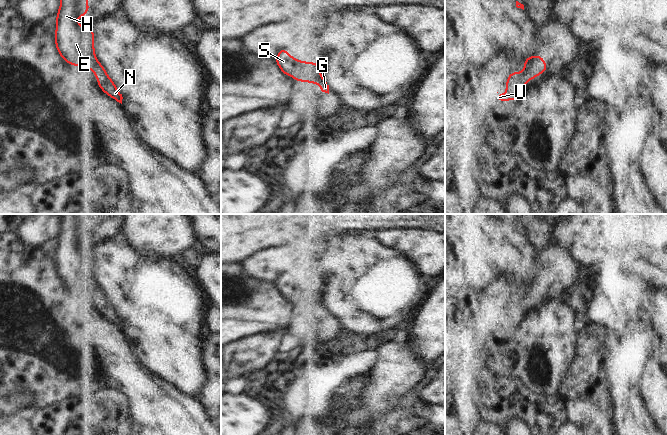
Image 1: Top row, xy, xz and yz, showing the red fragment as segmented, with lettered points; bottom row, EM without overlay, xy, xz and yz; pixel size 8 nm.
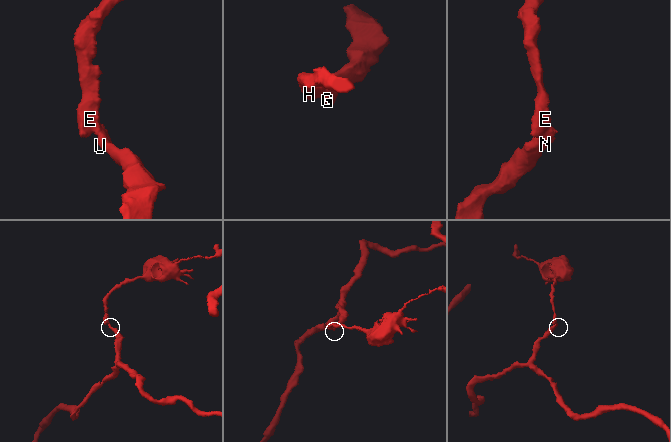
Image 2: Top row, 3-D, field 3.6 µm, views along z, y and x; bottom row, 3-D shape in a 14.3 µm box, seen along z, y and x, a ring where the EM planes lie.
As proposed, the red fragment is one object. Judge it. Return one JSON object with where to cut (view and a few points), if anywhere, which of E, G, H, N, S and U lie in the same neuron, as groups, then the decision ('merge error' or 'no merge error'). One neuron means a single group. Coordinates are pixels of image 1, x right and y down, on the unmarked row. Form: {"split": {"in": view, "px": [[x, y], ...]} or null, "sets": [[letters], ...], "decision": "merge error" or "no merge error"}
{"split": {"in": "xy", "px": [[97, 284], [89, 291]]}, "sets": [["E", "H", "S"], ["G", "N", "U"]], "decision": "merge error"}

